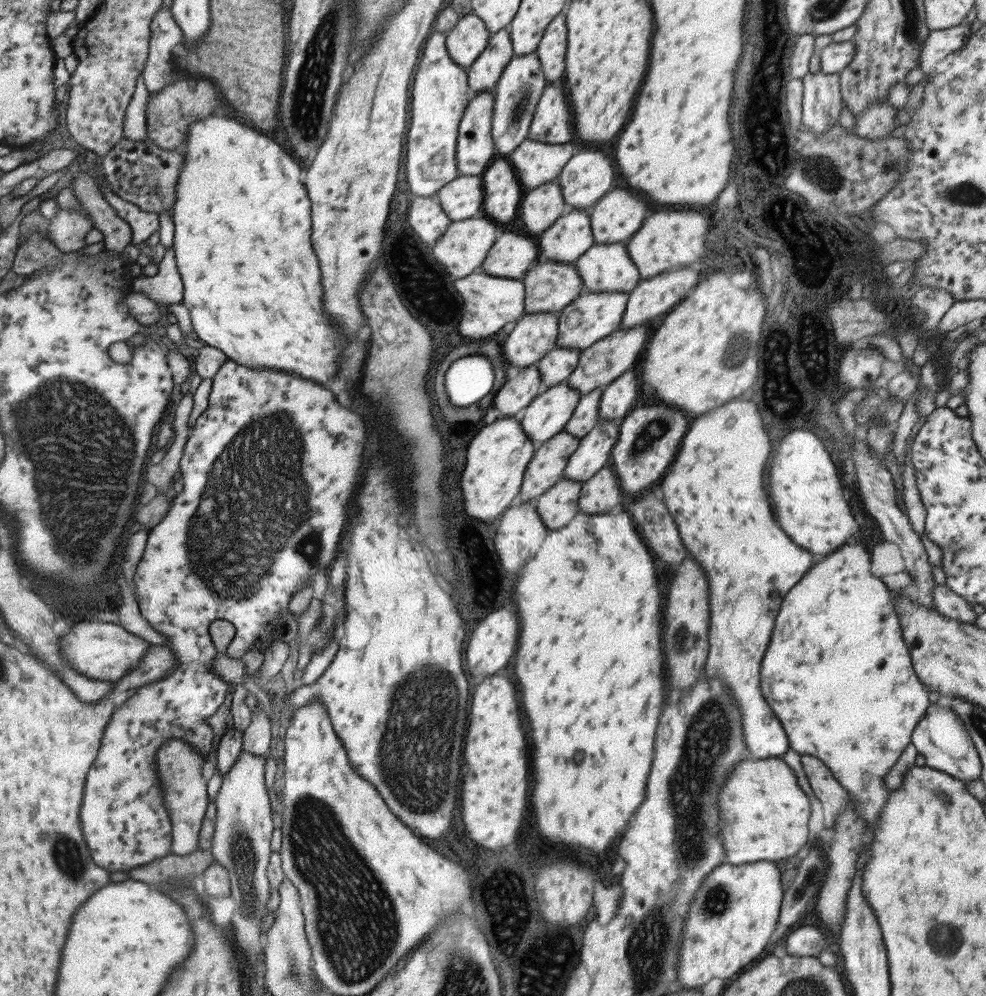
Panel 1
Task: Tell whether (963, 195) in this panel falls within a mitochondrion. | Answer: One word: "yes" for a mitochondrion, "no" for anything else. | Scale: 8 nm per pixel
yes

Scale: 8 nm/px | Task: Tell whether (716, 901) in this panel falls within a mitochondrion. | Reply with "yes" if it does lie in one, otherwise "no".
yes

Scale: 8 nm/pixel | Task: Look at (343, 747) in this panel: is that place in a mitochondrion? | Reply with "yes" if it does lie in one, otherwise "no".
no

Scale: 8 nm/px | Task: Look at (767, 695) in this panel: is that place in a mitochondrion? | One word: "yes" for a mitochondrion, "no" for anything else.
no

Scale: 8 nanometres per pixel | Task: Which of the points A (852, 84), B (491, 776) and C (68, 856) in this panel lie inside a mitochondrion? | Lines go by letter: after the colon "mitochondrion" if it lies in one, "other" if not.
A: other
B: other
C: mitochondrion

